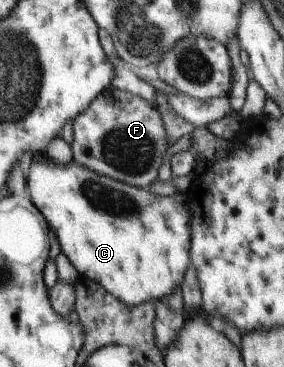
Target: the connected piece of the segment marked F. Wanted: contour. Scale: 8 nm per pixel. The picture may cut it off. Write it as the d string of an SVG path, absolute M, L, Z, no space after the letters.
M108 87L72 121L72 160L97 174L145 189L155 181L168 140L156 107L127 91Z

